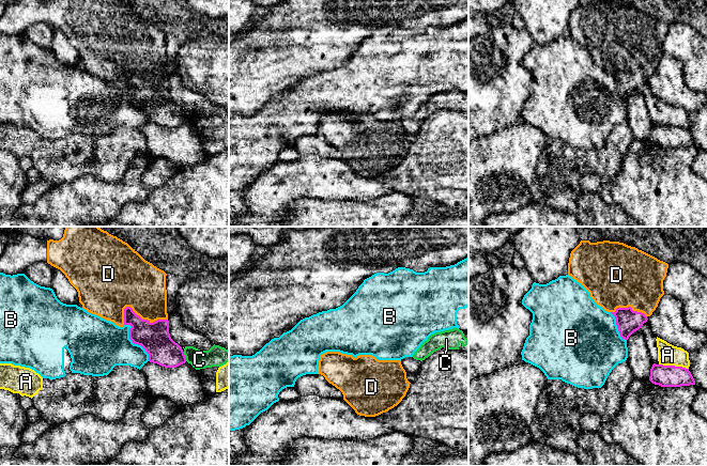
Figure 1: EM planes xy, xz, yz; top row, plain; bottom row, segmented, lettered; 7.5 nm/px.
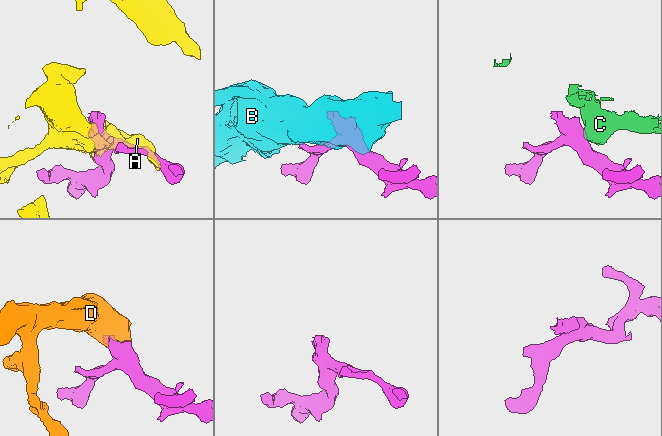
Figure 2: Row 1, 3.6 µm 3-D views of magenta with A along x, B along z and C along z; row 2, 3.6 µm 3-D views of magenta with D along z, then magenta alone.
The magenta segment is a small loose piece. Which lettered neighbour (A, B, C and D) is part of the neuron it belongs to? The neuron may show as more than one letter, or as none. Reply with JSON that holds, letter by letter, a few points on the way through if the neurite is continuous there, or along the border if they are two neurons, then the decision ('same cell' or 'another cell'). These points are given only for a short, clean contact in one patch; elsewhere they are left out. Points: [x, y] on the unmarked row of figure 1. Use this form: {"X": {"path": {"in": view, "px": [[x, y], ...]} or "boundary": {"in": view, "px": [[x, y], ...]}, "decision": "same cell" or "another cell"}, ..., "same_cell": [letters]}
{"A": {"decision": "another cell"}, "B": {"decision": "another cell"}, "C": {"boundary": {"in": "xy", "px": [[183, 112], [186, 121]]}, "decision": "another cell"}, "D": {"decision": "same cell"}, "same_cell": ["D"]}

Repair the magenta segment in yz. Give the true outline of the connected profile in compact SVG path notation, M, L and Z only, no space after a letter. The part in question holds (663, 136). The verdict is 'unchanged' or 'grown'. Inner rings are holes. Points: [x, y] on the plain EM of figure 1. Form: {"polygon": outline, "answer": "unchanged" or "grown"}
{"polygon": "M654 124L650 129L649 141L661 147L681 147L695 145L695 141L689 129L675 126Z", "answer": "unchanged"}

